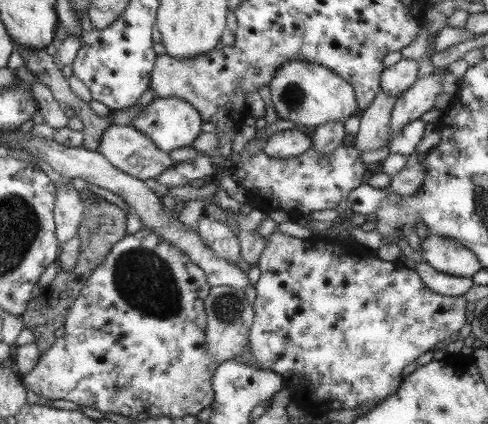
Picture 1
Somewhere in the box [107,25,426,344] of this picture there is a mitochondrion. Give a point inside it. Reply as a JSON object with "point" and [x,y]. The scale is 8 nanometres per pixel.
{"point":[145,281]}

